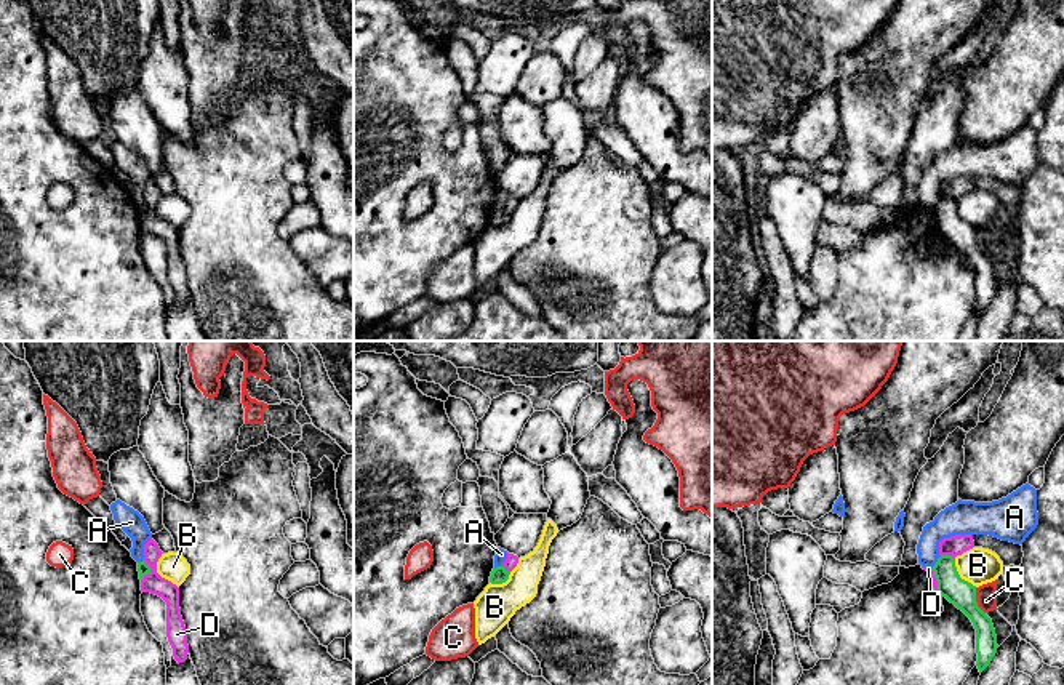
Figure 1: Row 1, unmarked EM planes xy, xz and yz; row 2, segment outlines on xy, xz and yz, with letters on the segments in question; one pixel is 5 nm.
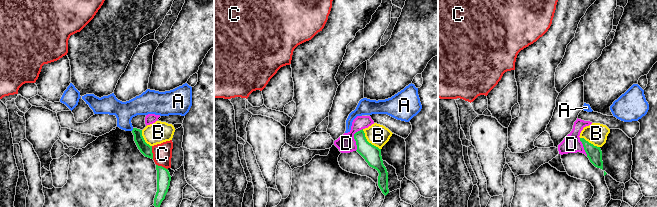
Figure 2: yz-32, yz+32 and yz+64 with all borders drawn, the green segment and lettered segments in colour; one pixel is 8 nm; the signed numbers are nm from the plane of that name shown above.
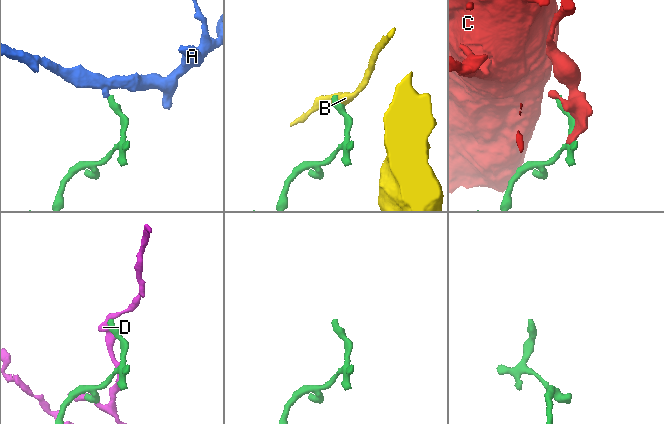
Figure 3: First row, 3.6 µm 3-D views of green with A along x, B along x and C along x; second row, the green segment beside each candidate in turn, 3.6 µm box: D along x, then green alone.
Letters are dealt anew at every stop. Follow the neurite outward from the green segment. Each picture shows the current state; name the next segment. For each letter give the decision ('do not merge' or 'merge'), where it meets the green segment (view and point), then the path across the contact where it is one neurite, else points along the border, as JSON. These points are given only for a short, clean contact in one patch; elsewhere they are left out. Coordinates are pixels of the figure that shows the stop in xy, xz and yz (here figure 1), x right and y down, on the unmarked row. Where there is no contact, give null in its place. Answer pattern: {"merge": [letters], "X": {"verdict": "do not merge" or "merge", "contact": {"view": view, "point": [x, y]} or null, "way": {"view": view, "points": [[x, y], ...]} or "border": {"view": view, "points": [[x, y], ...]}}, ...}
{"merge": [], "A": {"verdict": "do not merge", "contact": {"view": "yz", "point": [936, 204]}, "border": {"view": "yz", "points": [[941, 197], [933, 208]]}}, "B": {"verdict": "do not merge", "contact": {"view": "yz", "point": [959, 216]}, "border": {"view": "yz", "points": [[954, 199], [957, 215], [976, 228]]}}, "C": {"verdict": "do not merge", "contact": {"view": "yz", "point": [975, 242]}}, "D": {"verdict": "do not merge", "contact": {"view": "xy", "point": [149, 213]}}}

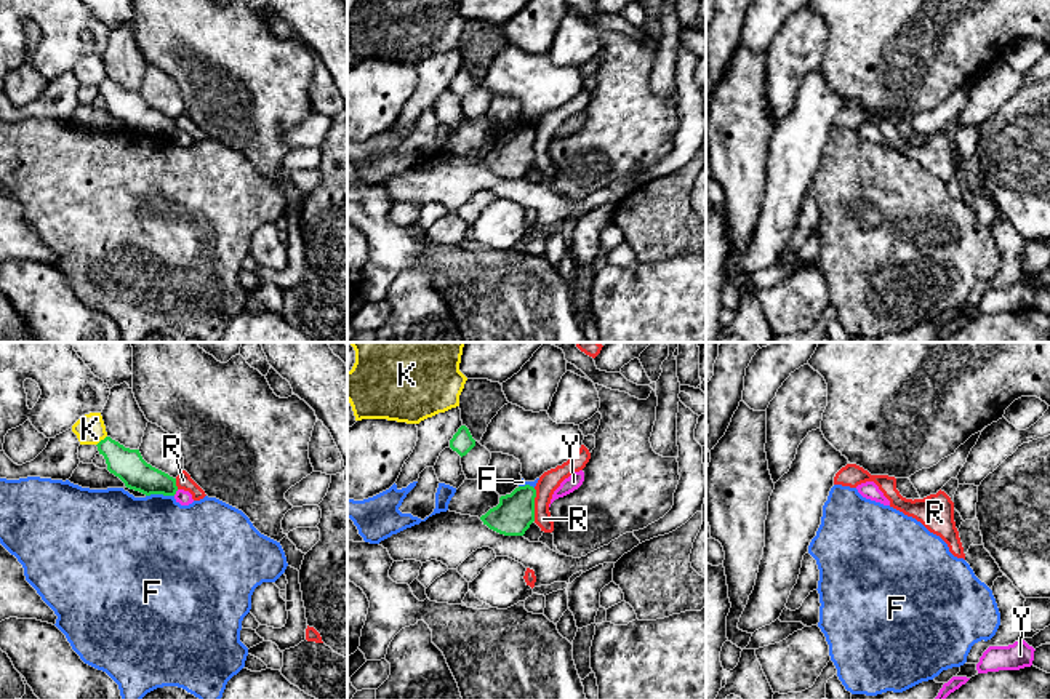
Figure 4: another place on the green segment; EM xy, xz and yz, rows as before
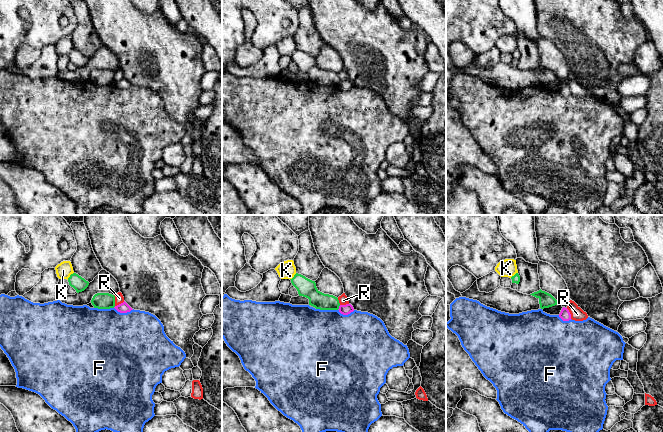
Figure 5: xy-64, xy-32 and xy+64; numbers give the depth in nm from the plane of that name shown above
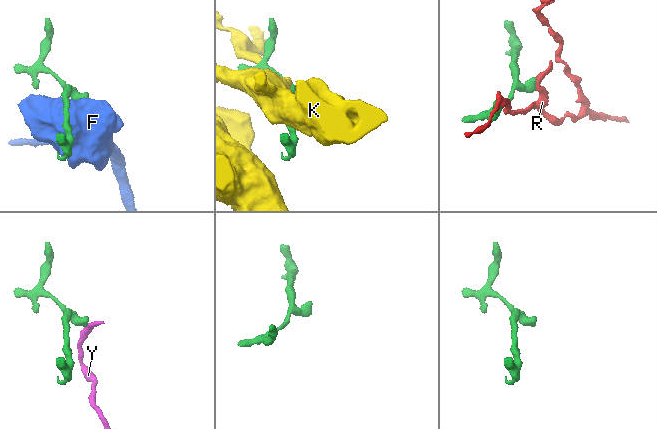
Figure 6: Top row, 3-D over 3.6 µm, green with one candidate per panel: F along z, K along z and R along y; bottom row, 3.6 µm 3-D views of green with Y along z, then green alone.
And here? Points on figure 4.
{"merge": [], "F": {"verdict": "do not merge", "contact": {"view": "xy", "point": [159, 135]}}, "K": {"verdict": "do not merge", "contact": {"view": "xy", "point": [101, 82]}}, "R": {"verdict": "do not merge", "contact": {"view": "xz", "point": [533, 146]}}, "Y": {"verdict": "do not merge", "contact": {"view": "xy", "point": [175, 135]}, "border": {"view": "xy", "points": [[178, 131], [173, 136]]}}}

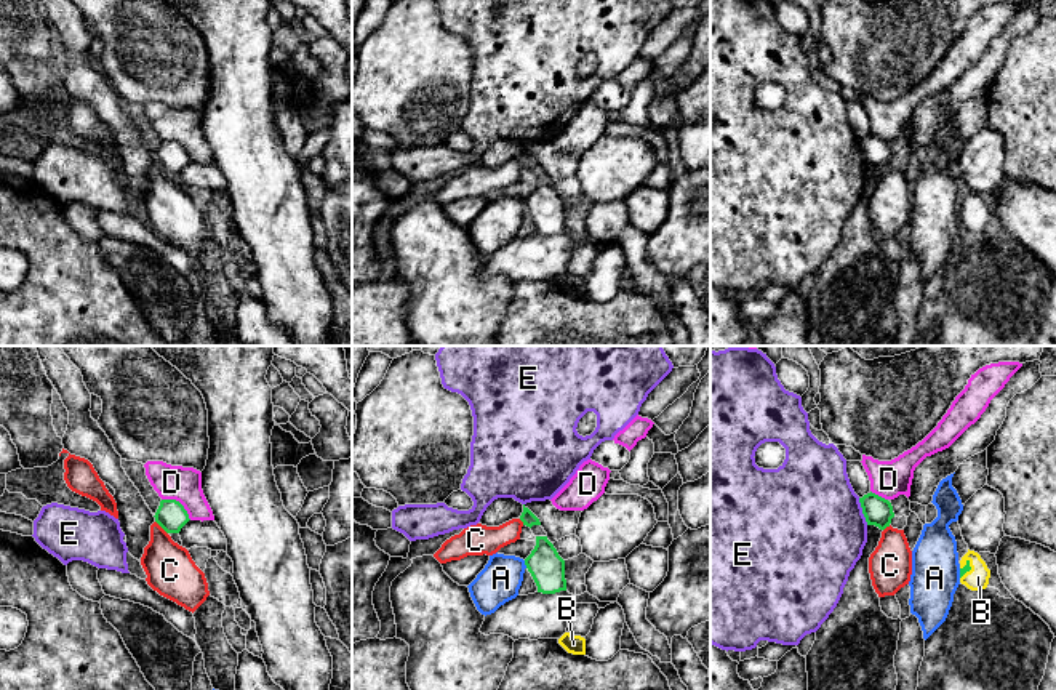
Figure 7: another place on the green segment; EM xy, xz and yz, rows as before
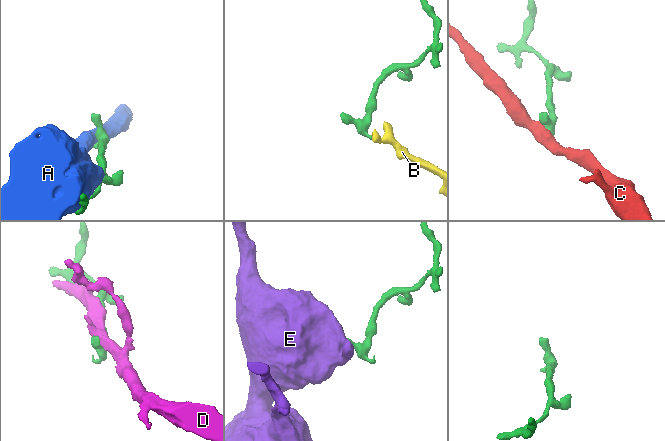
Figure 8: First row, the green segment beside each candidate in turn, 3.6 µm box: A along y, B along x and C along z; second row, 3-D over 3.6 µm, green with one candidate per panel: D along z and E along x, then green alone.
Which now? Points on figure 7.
{"merge": ["B"], "A": {"verdict": "do not merge", "contact": {"view": "xz", "point": [525, 205]}}, "B": {"verdict": "merge", "contact": {"view": "yz", "point": [970, 210]}, "way": {"view": "yz", "points": [[967, 208], [970, 210], [978, 218]]}}, "C": {"verdict": "do not merge", "contact": {"view": "xy", "point": [160, 167]}, "border": {"view": "xy", "points": [[156, 162], [167, 175]]}}, "D": {"verdict": "do not merge", "contact": {"view": "xy", "point": [180, 144]}}, "E": {"verdict": "do not merge", "contact": {"view": "yz", "point": [863, 152]}, "border": {"view": "yz", "points": [[858, 140], [868, 165]]}}}

